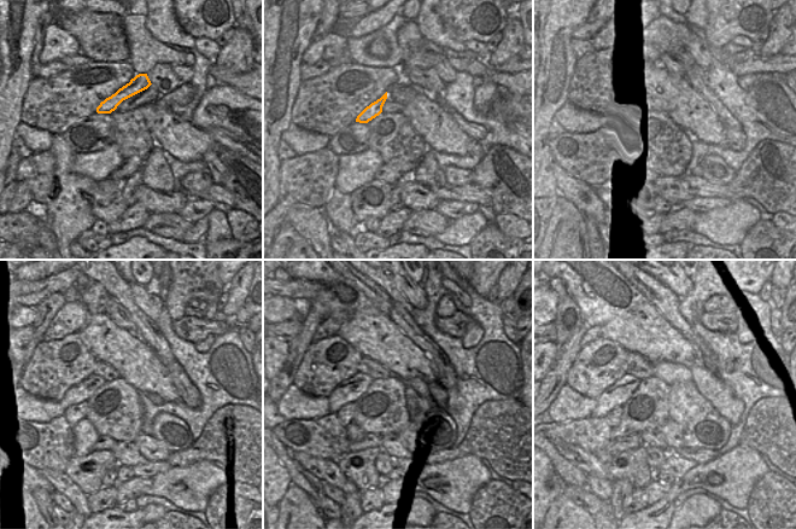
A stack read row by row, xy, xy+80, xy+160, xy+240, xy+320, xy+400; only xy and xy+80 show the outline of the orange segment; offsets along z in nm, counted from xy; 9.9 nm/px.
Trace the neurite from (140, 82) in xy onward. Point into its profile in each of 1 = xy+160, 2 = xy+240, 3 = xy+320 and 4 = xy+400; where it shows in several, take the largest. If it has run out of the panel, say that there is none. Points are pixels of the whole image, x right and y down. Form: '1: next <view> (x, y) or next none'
1: next xy+160 (625, 125)
2: next xy+240 (78, 394)
3: next xy+320 (347, 391)
4: next xy+400 (616, 395)

